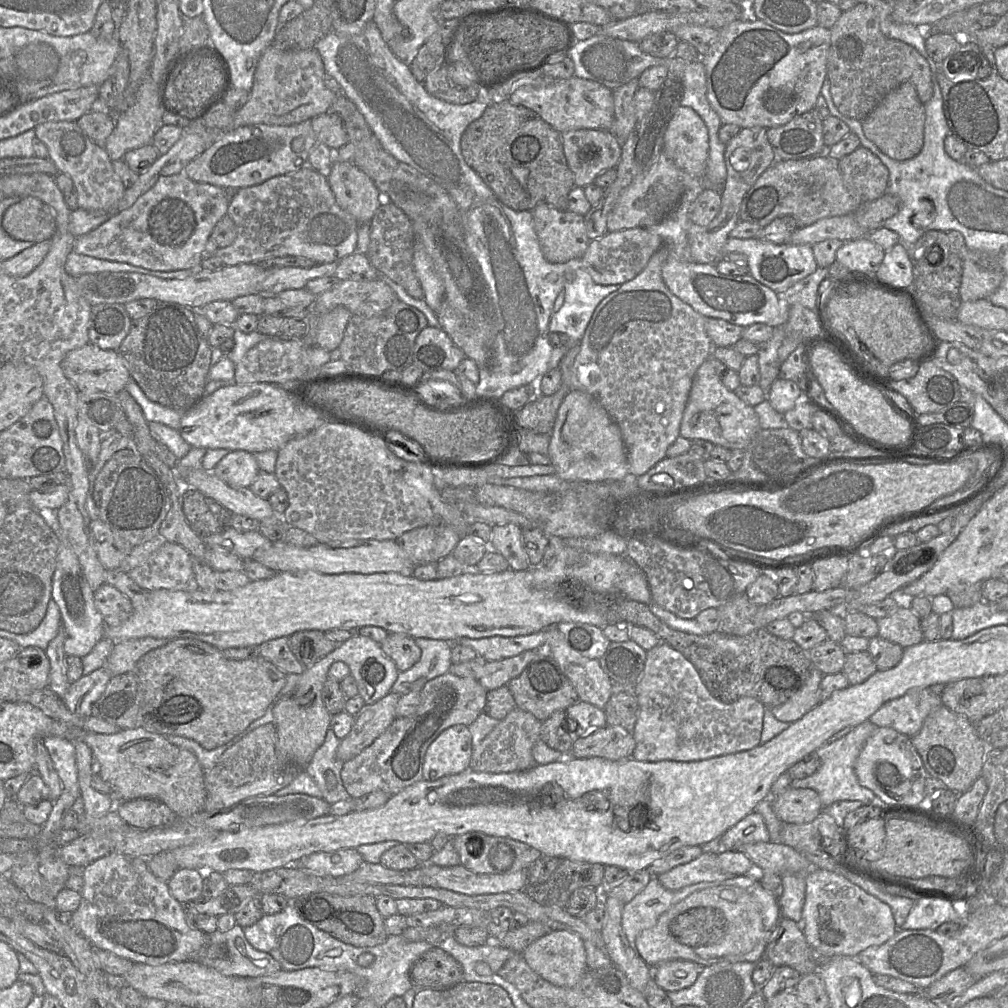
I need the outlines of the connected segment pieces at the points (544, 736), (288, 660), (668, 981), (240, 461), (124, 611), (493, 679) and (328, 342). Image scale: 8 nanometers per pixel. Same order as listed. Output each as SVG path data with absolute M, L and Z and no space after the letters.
M559 710L542 722L540 739L552 749L570 754L576 739L573 730L576 731L576 722L568 719L566 711Z
M279 637L259 645L260 656L274 664L285 674L301 675L303 665L296 659L289 647L289 637Z
M673 960L652 967L652 977L666 993L679 991L695 983L705 967L698 963Z
M230 451L215 467L213 474L222 481L236 487L249 488L260 472L252 453Z
M102 584L93 592L94 604L107 627L124 622L133 612L132 602L110 584Z
M529 650L502 660L484 662L478 682L487 691L507 685L524 671L538 652L539 650Z
M337 306L324 314L317 328L317 345L330 352L338 348L351 316L351 312L344 306Z

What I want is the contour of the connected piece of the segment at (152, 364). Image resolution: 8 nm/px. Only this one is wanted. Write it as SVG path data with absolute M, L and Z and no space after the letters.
M159 302L145 316L132 320L128 335L118 349L131 378L152 402L174 410L189 410L204 396L211 368L212 347L202 335L195 320L195 311L177 303Z

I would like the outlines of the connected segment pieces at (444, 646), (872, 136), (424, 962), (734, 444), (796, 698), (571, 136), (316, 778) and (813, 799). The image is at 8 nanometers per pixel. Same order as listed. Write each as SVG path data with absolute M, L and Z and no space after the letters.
M416 637L415 643L421 650L417 663L406 671L399 672L391 692L399 695L420 692L429 680L450 672L451 645L445 640Z
M902 83L888 93L879 105L861 121L865 136L888 157L904 161L914 158L923 148L925 109L914 86Z
M432 948L413 963L409 980L413 989L446 990L463 982L463 967L449 953Z
M705 360L696 371L680 425L680 436L703 439L730 450L746 449L761 430L754 407L746 404L720 380L711 363Z
M812 665L802 687L785 703L770 708L774 717L781 722L791 724L817 706L821 702L820 682L822 677L822 672Z
M571 130L561 133L561 138L564 155L577 187L594 184L601 173L615 169L619 162L622 142L609 131Z
M329 727L323 744L316 750L311 762L289 785L274 795L305 794L322 798L330 805L350 799L340 776L343 763L336 756L340 741Z
M788 787L770 799L773 811L782 823L810 823L823 809L818 793L812 789Z

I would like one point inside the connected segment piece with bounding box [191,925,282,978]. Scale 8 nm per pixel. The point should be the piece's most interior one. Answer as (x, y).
(229, 953)

